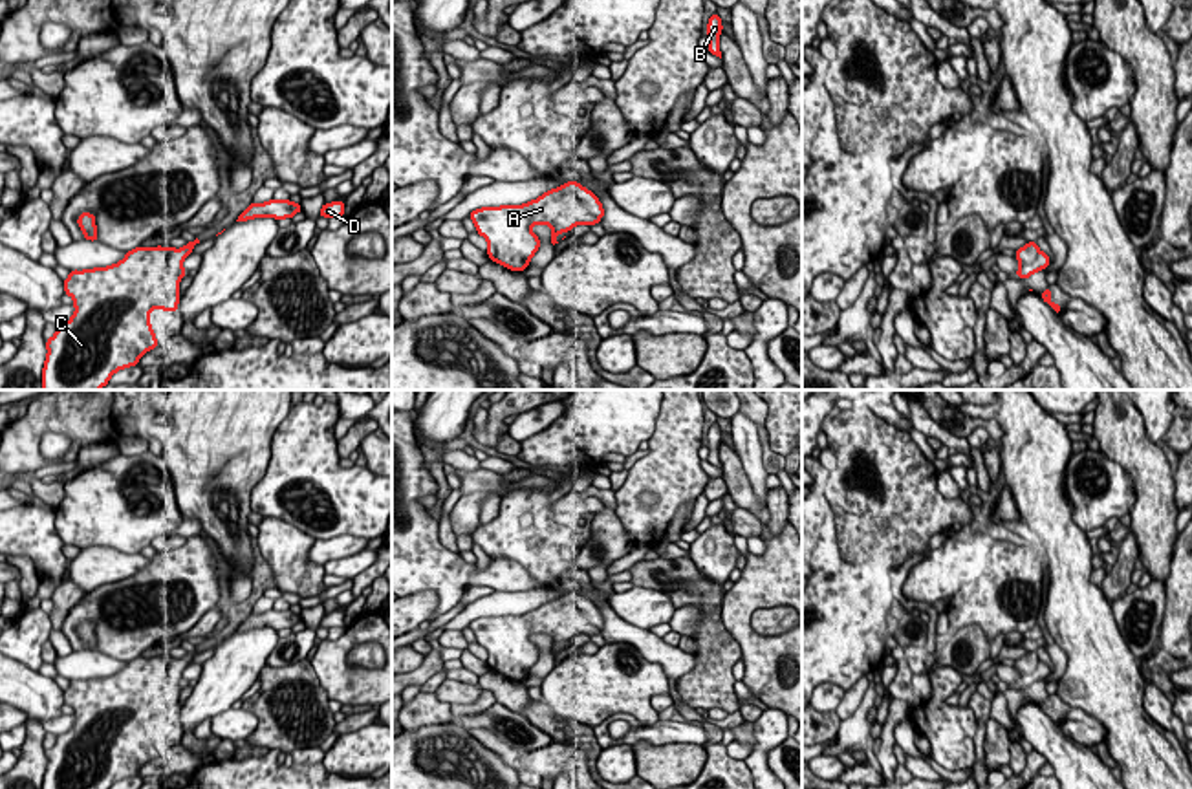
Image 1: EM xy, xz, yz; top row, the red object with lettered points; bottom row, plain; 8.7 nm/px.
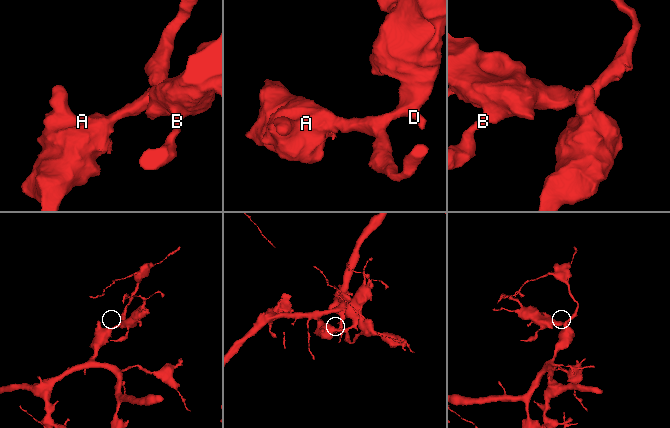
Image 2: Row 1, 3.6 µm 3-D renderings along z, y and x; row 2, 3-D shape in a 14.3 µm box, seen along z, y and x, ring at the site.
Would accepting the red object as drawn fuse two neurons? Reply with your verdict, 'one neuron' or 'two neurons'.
one neuron

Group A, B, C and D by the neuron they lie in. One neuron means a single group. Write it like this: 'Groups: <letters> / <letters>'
Groups: A B C D

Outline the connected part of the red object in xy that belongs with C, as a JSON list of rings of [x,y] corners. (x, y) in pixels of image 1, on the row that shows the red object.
[[[198,238],[181,249],[141,245],[114,265],[70,271],[64,293],[73,298],[75,313],[46,340],[42,388],[101,390],[115,372],[139,364],[143,353],[157,348],[148,315],[152,309],[178,311],[179,280],[187,275],[183,260],[196,243]]]

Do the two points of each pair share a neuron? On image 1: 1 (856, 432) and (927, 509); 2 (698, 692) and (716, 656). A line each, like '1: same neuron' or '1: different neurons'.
1: same neuron
2: same neuron

